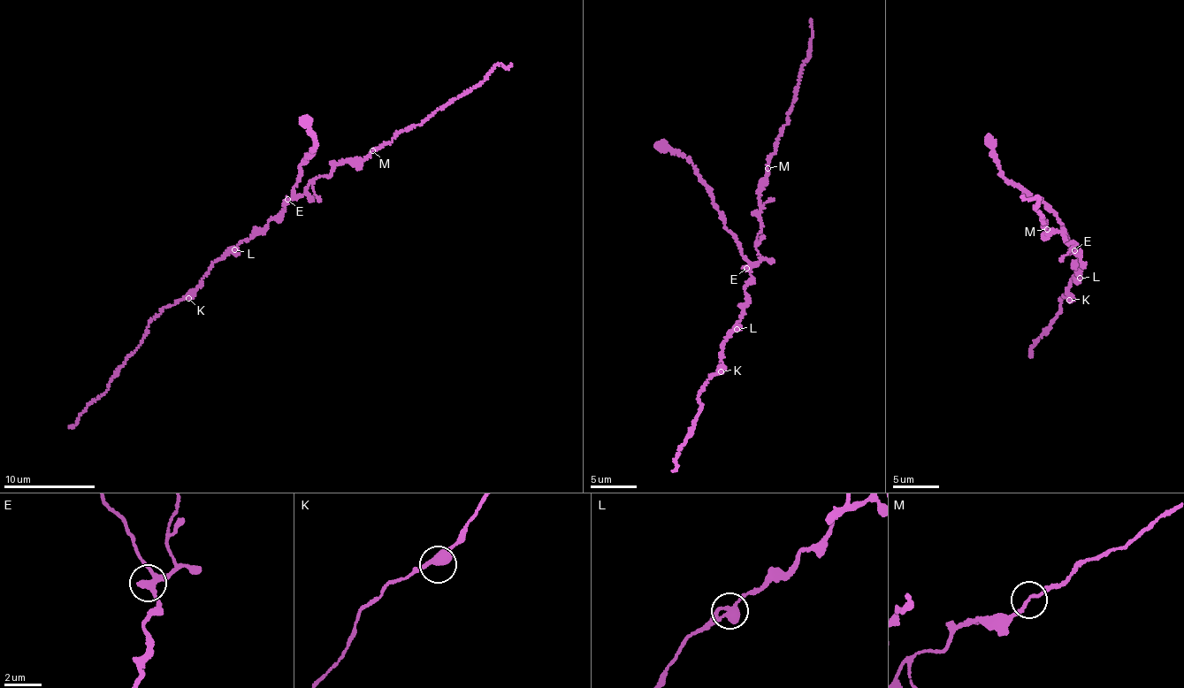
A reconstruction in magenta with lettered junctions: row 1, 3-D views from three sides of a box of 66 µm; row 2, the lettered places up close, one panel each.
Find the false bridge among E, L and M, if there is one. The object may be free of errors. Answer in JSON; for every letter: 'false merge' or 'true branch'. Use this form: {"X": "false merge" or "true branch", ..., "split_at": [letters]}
{"E": "true branch", "L": "true branch", "M": "true branch", "split_at": []}

